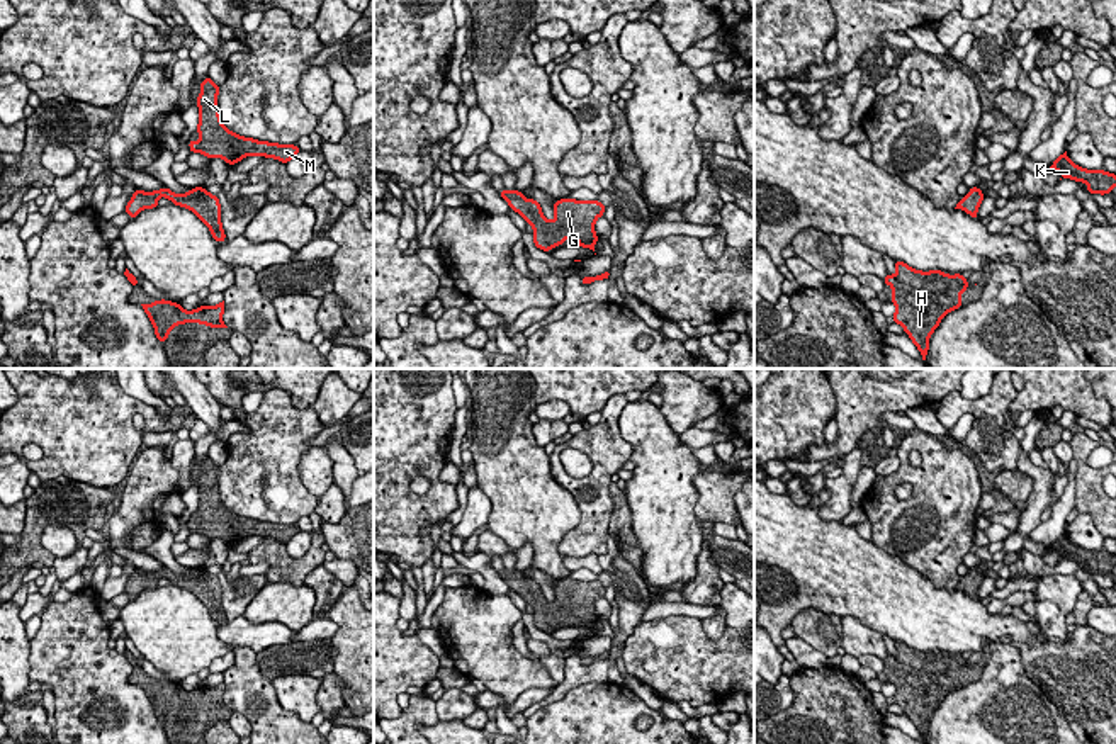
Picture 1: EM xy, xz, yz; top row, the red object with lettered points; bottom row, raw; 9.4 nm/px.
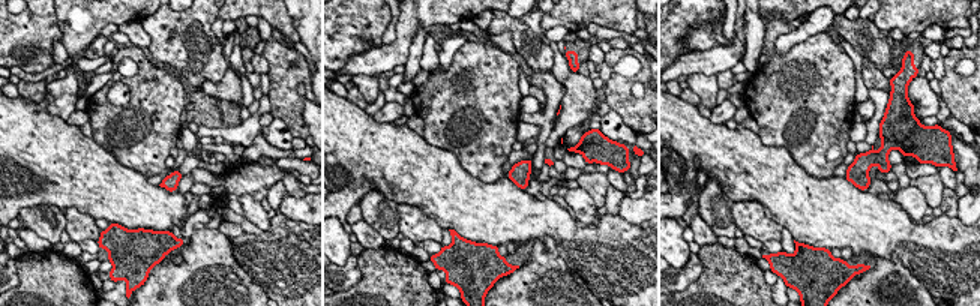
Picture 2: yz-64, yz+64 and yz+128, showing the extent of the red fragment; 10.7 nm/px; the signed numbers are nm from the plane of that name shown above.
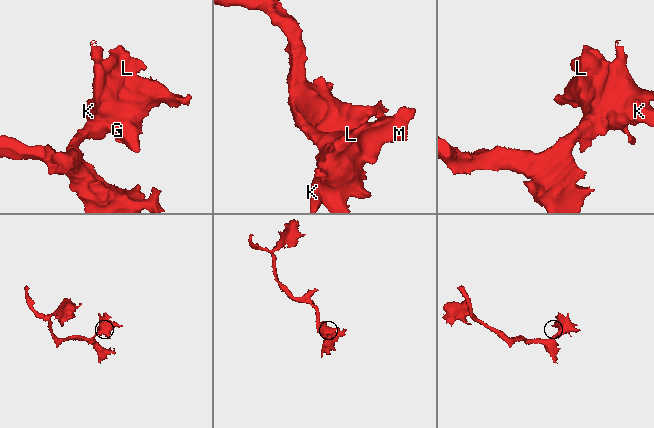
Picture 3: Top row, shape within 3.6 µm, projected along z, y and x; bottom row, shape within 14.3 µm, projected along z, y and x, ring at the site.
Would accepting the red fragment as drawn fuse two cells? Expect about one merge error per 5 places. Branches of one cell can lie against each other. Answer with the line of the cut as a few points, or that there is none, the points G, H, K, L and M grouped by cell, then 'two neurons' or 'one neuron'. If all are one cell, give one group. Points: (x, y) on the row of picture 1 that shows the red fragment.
no cut; G H K L M; one neuron

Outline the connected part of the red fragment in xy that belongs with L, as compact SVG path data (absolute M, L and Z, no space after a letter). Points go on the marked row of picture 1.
M206 76L195 100L199 107L197 132L200 139L189 141L190 153L206 155L209 160L223 158L228 165L236 165L246 156L267 156L289 163L301 151L301 148L296 144L258 141L229 131L221 121L217 95L219 85Z

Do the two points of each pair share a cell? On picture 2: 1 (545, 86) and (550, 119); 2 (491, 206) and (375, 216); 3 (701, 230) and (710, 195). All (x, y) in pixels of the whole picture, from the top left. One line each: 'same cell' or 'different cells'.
1: same cell
2: different cells
3: different cells

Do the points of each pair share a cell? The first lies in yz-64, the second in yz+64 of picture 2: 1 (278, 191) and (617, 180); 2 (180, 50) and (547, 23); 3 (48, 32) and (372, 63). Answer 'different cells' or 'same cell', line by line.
1: different cells
2: different cells
3: different cells

